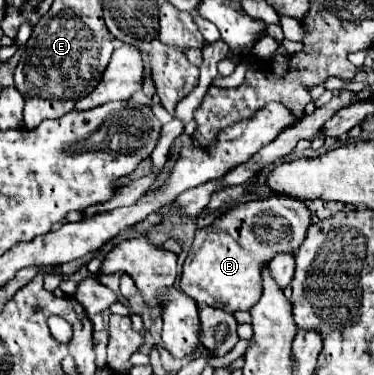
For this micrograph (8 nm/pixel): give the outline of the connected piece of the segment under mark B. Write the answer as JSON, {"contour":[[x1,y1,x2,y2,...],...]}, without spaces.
{"contour":[[278,194,230,206,210,226,196,230,192,248,182,268,182,292,194,298,200,306,220,306,232,314,236,310,250,310,262,294,264,266,276,254,294,254,294,250,304,242,310,224,312,214,304,202,298,200,296,226,296,200]]}

